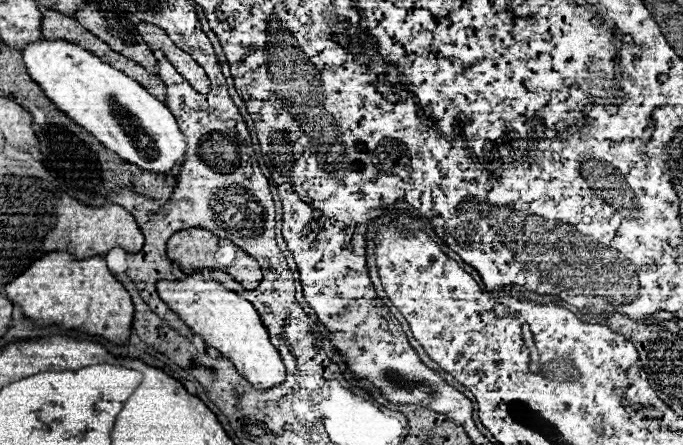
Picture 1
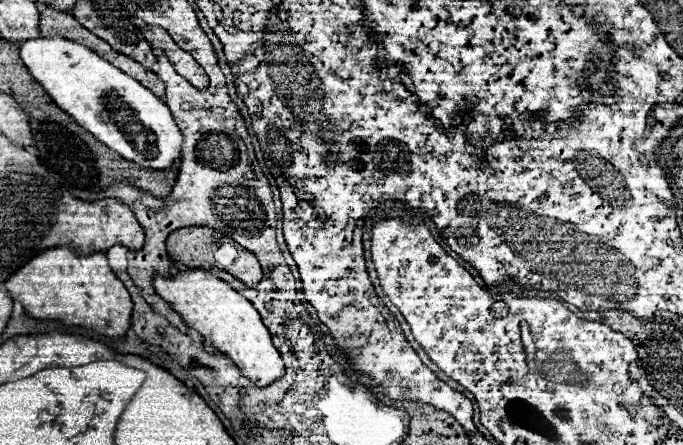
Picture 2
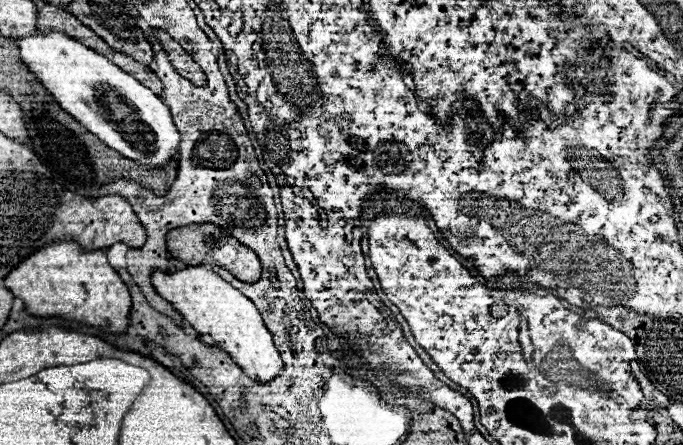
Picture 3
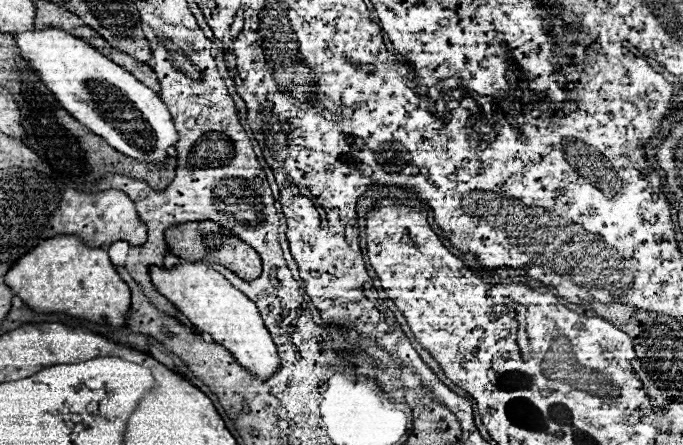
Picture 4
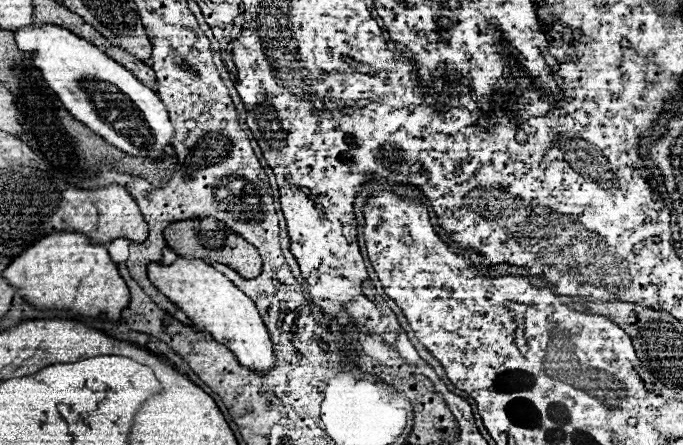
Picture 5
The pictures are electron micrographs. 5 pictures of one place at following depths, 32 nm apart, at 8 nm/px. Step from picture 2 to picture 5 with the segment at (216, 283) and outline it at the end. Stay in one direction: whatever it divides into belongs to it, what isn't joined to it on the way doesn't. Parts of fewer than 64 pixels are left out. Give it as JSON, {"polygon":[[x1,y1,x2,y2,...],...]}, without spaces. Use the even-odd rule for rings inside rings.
{"polygon":[[176,256,172,264,148,264,150,282,168,296,184,314,194,322,204,326,206,332,228,346,240,364,250,366,256,372,268,372,274,364,274,348,270,342,270,334,254,306,254,302,244,296,222,272,214,270,204,260,188,260]]}

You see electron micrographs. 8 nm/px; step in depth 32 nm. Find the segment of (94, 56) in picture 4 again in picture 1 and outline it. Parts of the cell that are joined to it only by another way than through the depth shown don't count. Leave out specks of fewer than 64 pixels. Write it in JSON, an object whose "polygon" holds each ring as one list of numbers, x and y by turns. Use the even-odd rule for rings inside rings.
{"polygon":[[66,40,30,42,22,50,22,58,32,80,40,84,56,108,78,126,86,128,120,158,140,166,142,170,164,174,184,162,186,142,174,116,164,102,156,100,130,76,124,76,124,72]]}

